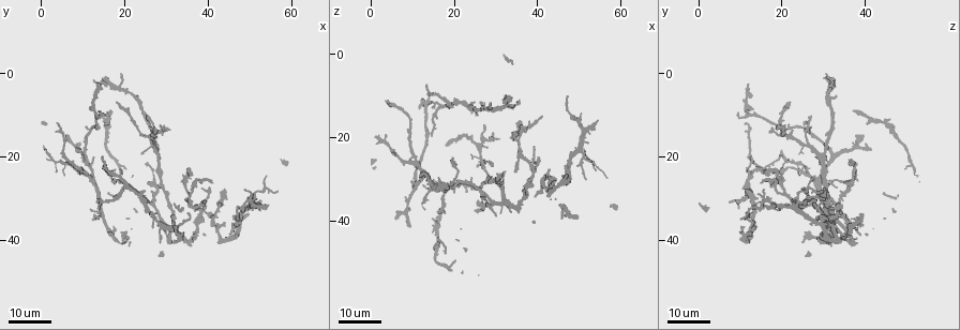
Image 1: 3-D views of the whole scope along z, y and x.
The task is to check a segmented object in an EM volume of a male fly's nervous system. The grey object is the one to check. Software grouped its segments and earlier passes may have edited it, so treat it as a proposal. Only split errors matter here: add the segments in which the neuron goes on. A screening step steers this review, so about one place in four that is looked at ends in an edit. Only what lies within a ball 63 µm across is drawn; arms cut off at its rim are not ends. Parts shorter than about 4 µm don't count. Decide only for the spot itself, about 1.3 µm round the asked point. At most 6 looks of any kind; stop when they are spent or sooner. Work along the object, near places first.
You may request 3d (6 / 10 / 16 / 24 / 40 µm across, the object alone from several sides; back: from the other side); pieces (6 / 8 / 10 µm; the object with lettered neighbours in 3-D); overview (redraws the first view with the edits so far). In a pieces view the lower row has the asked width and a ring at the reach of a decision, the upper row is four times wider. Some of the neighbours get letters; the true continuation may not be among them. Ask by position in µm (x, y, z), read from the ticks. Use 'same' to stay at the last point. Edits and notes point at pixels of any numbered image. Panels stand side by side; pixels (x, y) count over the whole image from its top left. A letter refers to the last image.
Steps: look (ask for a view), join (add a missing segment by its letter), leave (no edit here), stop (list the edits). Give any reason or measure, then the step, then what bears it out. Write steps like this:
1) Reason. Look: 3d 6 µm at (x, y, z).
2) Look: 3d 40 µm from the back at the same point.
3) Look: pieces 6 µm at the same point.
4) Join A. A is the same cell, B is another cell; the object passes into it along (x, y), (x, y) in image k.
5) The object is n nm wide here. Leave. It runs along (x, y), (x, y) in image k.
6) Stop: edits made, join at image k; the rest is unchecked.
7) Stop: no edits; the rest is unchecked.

Branch stops here. Look: 3d 24 µm at (39.0, 30.5, 22.0).

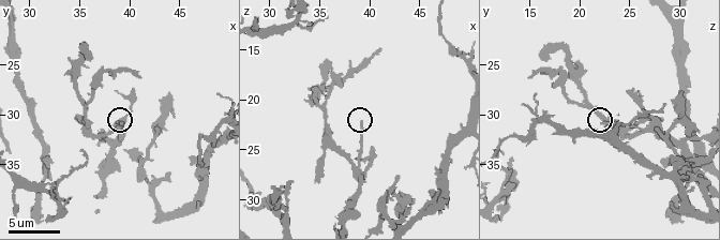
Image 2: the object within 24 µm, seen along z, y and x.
See the neighbours. Look: pieces 8 µm at (39.2, 30.8, 22.2).

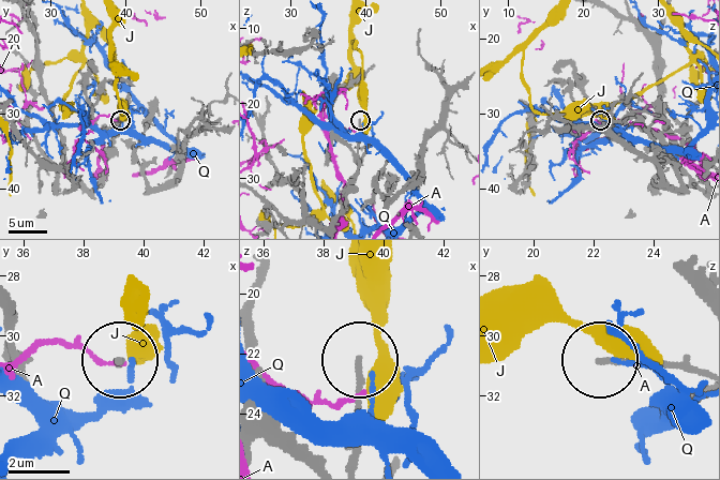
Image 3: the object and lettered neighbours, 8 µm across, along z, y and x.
Leave. A, J and Q are other cells; none of them fits.

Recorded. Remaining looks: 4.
Free end. Look: 3d 16 µm at (25.0, 22.0, 37.5).

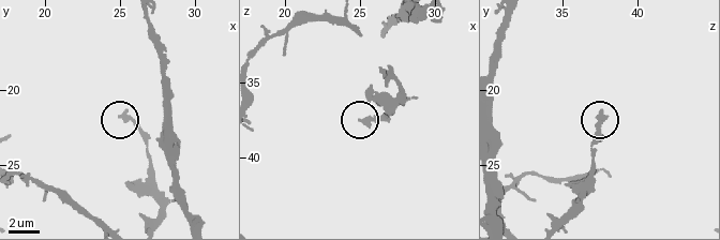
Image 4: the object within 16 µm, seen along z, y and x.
Look: pieces 8 µm at (25.0, 21.8, 37.4).

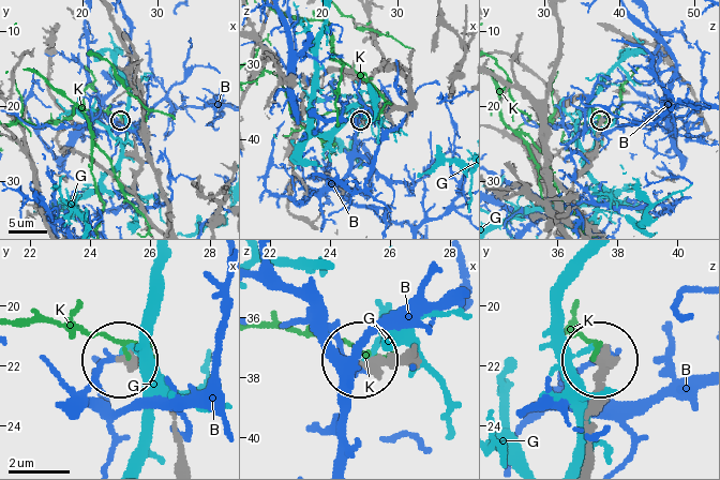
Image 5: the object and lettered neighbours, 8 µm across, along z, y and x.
Leave. B, G and K are other cells; it runs along (587, 450), (587, 404), (602, 361) in image 5; none of them fits.

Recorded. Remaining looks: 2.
Free end. Look: 3d 16 µm at (18.0, 7.0, 22.0).

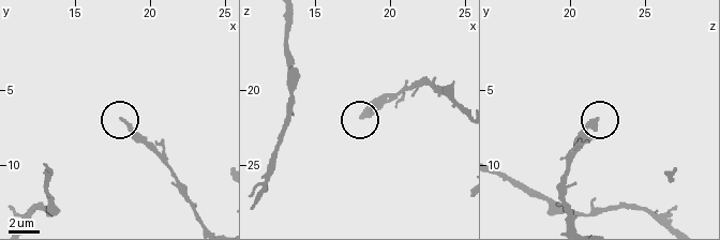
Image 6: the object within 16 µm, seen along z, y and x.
What lies round it. Look: pieces 8 µm at (18.2, 7.0, 21.8).

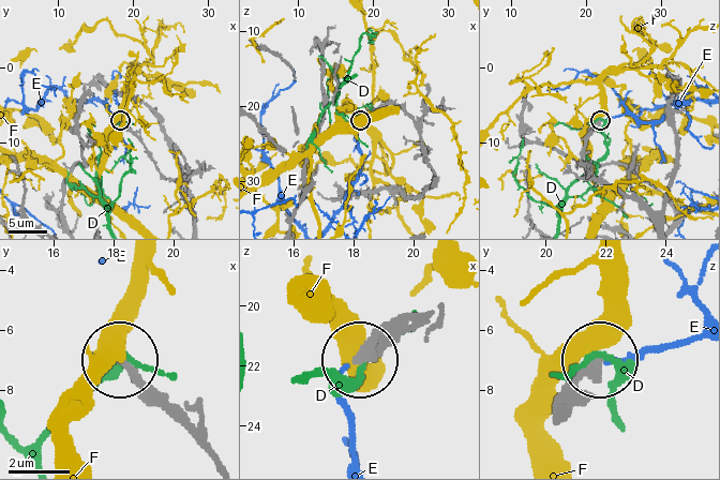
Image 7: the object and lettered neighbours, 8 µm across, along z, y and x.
Leave. D, E and F are other cells; it runs along (413, 316), (361, 360) in image 7; none of them fits.

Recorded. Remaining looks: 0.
Stop: no edits; the rest is unchecked.

